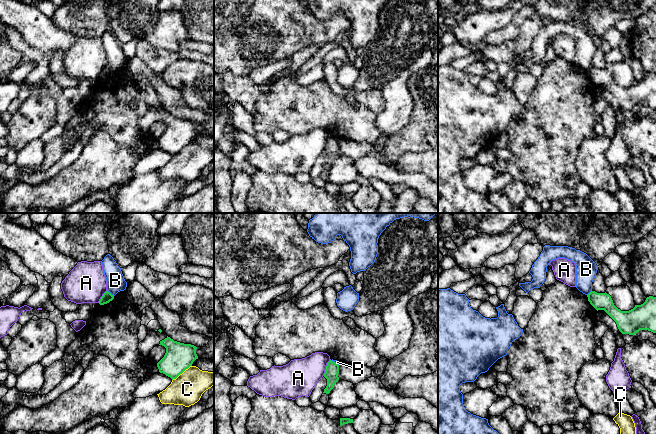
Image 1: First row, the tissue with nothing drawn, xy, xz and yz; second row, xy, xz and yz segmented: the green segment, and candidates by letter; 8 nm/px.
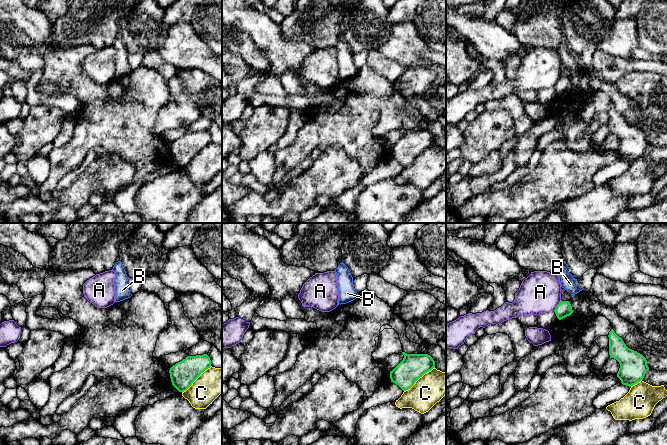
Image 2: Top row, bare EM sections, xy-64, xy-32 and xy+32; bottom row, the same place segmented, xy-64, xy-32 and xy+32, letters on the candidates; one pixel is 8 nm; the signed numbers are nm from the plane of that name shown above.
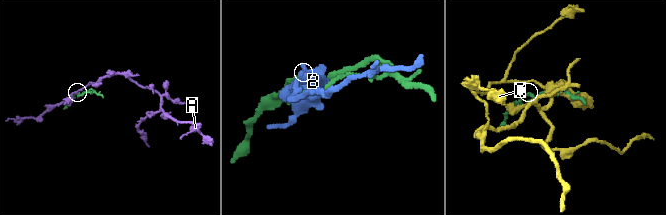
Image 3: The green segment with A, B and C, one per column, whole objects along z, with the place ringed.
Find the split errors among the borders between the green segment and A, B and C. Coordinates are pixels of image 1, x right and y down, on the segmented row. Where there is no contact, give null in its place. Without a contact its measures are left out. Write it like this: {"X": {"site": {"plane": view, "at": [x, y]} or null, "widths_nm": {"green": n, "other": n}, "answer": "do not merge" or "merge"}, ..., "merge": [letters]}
{"A": {"site": {"plane": "xz", "at": [326, 367]}, "widths_nm": {"green": 110, "other": 300}, "answer": "do not merge"}, "B": {"site": {"plane": "xy", "at": [110, 293]}, "widths_nm": {"green": 80, "other": 140}, "answer": "do not merge"}, "C": {"site": {"plane": "xy", "at": [181, 373]}, "widths_nm": {"green": 220, "other": 260}, "answer": "do not merge"}, "merge": []}

